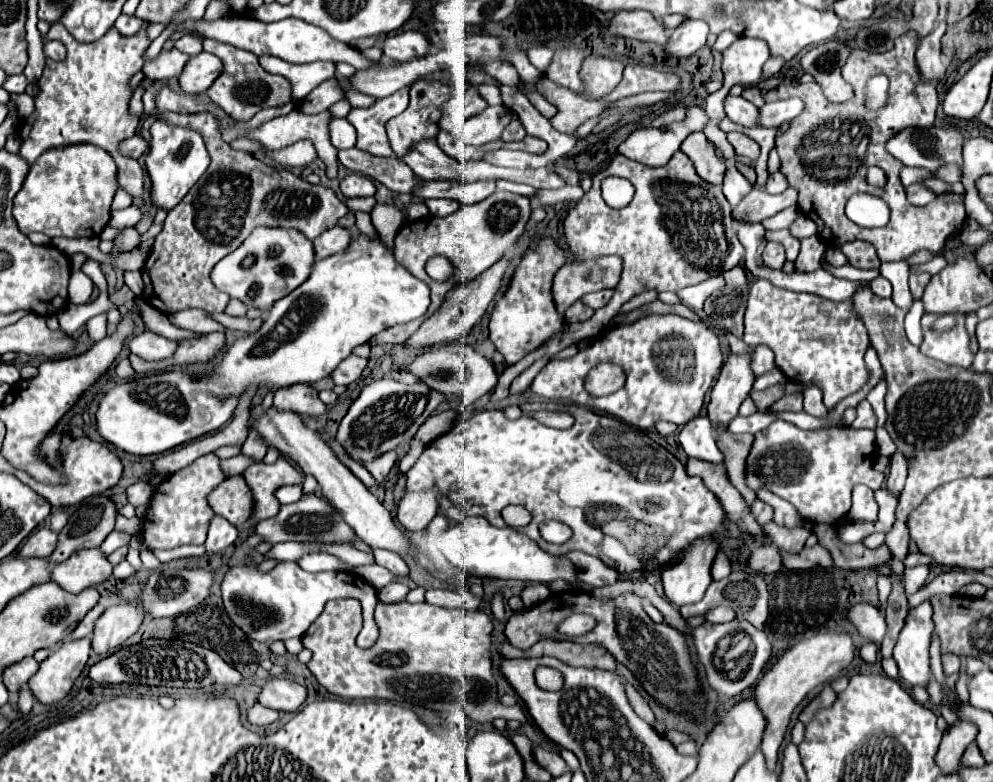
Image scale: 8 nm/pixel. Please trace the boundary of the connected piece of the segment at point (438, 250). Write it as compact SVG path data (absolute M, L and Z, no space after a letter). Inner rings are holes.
M493 192L487 200L471 206L461 206L455 214L449 214L445 218L421 218L413 222L405 222L395 236L395 258L411 270L413 276L423 280L431 288L431 306L427 310L427 318L439 310L439 306L445 300L445 294L455 284L465 284L473 278L477 278L481 272L485 272L489 266L499 262L509 248L517 244L517 240L523 236L527 220L531 216L531 206L527 196L519 196L513 192ZM431 256L447 256L455 264L455 284L441 284L431 280L425 274L425 264Z

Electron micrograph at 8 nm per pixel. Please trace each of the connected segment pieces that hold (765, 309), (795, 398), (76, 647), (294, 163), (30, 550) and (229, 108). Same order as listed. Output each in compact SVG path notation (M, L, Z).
M757 280L749 292L743 340L749 346L759 346L759 344L769 346L775 354L775 366L791 382L801 382L807 386L821 388L823 402L829 410L833 410L843 398L859 392L869 380L869 370L863 360L865 350L869 346L869 336L863 322L851 312L851 304L847 302L831 302L815 294L799 294L777 288L767 280Z
M793 394L793 396L783 396L769 408L771 412L779 410L791 410L791 412L801 412L803 410L803 394Z
M71 640L63 642L53 650L39 666L37 674L29 680L35 698L43 704L53 704L61 700L85 668L91 652L91 640Z
M299 140L283 150L271 150L263 146L261 152L283 168L305 168L317 160L317 152L309 140Z
M39 528L35 534L31 534L27 538L27 542L23 544L19 556L21 558L31 558L31 556L51 556L51 552L55 552L57 548L57 532L53 532L51 528Z
M203 40L203 50L215 54L217 58L221 58L223 62L223 72L221 76L211 84L211 88L207 90L207 96L213 100L213 104L217 104L225 114L229 114L233 120L239 122L247 122L251 120L251 116L263 108L269 106L281 106L285 102L289 102L289 82L283 76L273 76L267 74L259 62L257 56L247 52L247 50L239 50L231 44L223 44L217 40Z

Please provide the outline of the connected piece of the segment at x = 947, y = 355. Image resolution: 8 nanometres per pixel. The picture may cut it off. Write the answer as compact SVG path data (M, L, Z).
M923 314L921 328L923 328L923 342L919 346L921 354L939 360L949 366L959 366L959 368L971 368L975 354L971 352L971 340L965 330L965 314L953 314L957 324L951 330L935 330L933 324L941 314Z

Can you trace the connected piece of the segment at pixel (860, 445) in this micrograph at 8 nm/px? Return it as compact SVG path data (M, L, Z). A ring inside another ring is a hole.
M775 420L767 430L755 434L755 444L747 458L747 486L765 486L773 494L791 502L805 520L835 526L851 508L851 490L855 484L867 484L871 490L883 486L885 476L873 470L875 439L871 429L835 426L829 430L799 430L791 422Z

